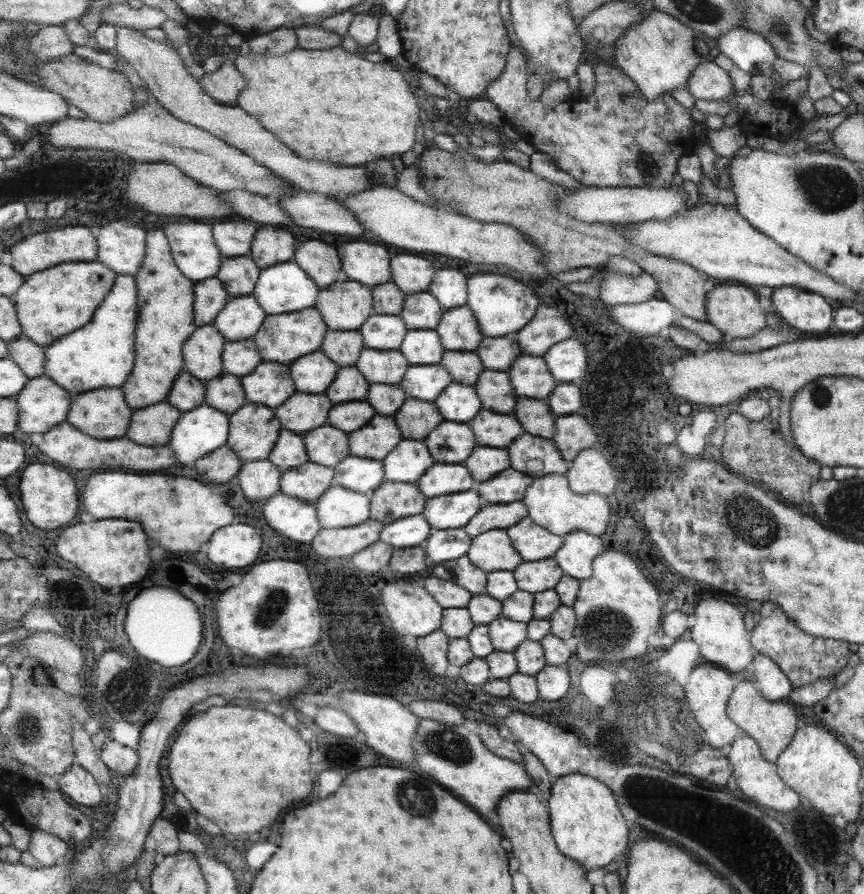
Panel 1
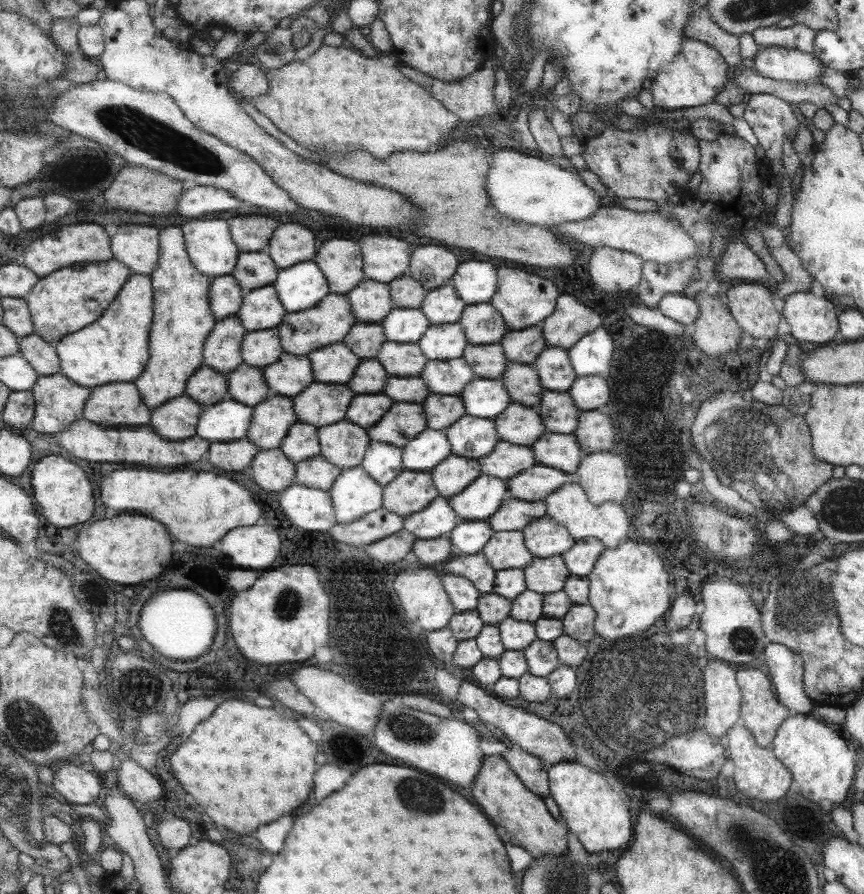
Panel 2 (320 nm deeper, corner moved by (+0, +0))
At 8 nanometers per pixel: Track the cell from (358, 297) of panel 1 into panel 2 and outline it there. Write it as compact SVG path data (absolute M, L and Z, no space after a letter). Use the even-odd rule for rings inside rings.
M365 279L347 296L350 298L353 312L361 323L380 324L394 308L390 288L381 282Z

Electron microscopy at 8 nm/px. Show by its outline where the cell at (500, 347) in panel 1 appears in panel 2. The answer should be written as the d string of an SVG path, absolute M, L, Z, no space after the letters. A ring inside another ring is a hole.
M537 327L508 331L498 342L508 361L531 365L546 347L542 332Z

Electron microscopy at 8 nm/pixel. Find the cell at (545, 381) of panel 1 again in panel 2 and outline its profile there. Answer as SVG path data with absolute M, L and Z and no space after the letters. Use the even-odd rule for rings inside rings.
M546 346L531 366L537 369L540 385L547 391L566 393L577 377L568 351L562 348Z

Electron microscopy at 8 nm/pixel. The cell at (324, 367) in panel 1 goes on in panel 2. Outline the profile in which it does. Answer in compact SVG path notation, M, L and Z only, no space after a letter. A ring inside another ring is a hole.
M345 341L316 350L308 357L312 359L317 382L342 385L353 380L363 361Z

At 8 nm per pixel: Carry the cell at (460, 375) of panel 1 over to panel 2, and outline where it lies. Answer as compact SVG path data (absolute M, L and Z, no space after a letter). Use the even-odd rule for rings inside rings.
M499 343L465 345L463 357L479 378L499 379L508 361Z

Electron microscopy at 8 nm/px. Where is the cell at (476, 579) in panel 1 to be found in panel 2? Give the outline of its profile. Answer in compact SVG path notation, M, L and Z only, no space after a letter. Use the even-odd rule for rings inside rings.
M481 552L472 555L457 554L457 557L445 563L442 573L466 578L481 595L495 591L496 571Z

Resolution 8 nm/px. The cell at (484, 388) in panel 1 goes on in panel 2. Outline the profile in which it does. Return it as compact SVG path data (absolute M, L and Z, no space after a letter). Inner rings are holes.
M507 361L499 379L504 383L512 403L521 403L534 409L540 404L545 388L540 385L540 377L533 366Z

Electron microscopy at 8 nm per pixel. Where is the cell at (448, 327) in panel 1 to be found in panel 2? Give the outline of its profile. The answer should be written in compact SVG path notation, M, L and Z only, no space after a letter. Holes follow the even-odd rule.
M489 303L464 305L458 323L468 339L468 344L495 344L507 333L504 318L500 311Z

